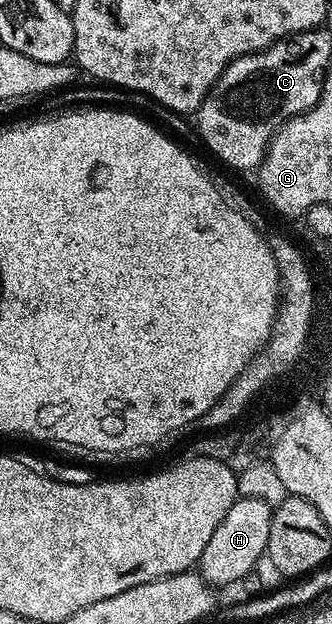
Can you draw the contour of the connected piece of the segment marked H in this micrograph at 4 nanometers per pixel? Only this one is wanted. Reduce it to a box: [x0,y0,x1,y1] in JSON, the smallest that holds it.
[199,496,274,586]

